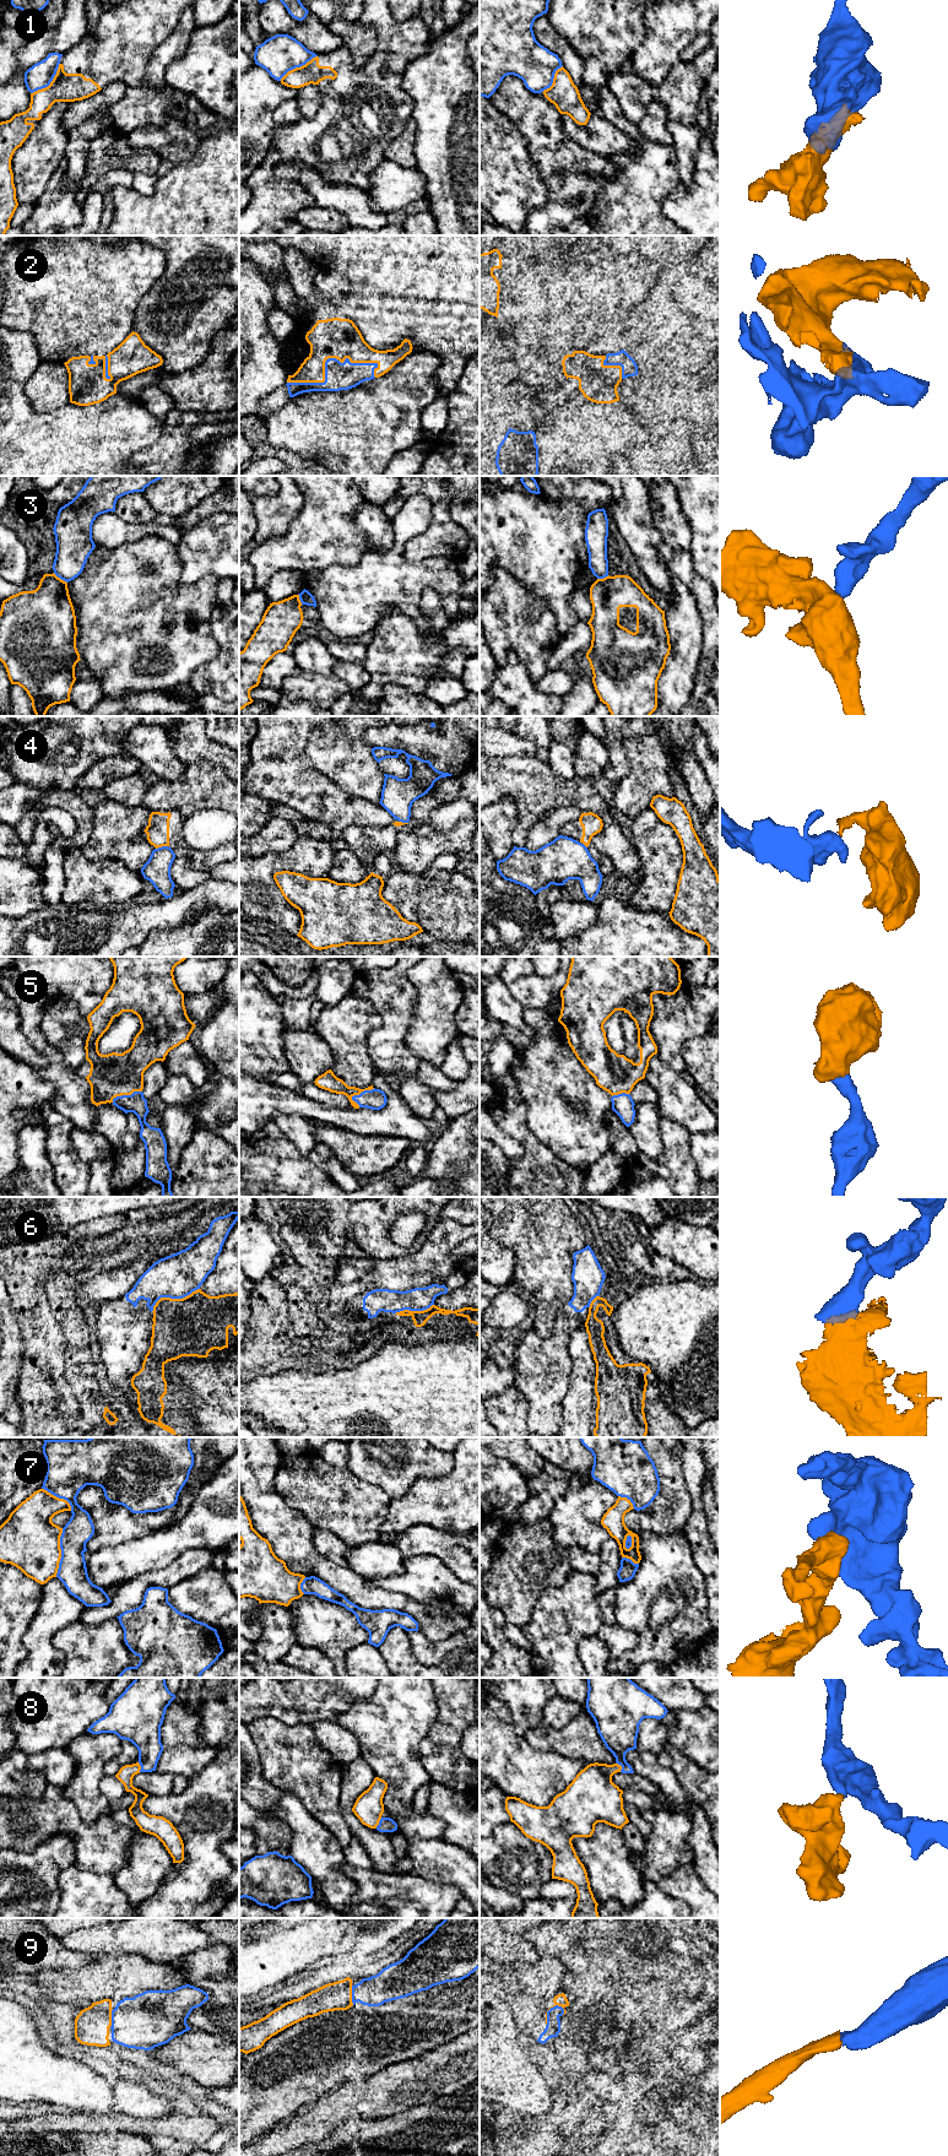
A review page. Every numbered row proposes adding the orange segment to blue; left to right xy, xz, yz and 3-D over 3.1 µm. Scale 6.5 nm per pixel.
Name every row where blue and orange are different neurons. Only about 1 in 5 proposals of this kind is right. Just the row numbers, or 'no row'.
1, 3, 4, 6, 7

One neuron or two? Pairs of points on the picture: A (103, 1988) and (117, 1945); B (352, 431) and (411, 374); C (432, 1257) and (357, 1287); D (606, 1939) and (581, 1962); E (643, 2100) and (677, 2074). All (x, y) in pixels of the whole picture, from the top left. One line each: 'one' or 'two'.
A: two
B: one
C: one
D: two
E: one

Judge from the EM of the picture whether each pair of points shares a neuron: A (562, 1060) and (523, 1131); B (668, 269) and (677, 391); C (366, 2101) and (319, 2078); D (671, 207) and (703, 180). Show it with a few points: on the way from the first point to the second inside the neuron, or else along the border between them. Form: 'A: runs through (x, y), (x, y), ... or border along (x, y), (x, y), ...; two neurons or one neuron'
A: border along (521, 1095), (526, 1104), (526, 1125), (546, 1144); two neurons
B: runs through (664, 299), (664, 341), (673, 351), (673, 361); one neuron
C: border along (364, 2078), (357, 2081), (347, 2081), (313, 2102); two neurons
D: runs through (681, 206), (699, 190); one neuron

